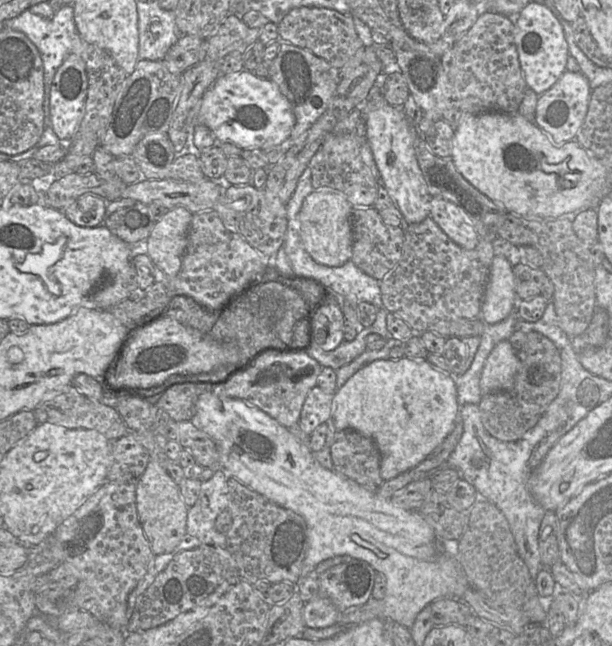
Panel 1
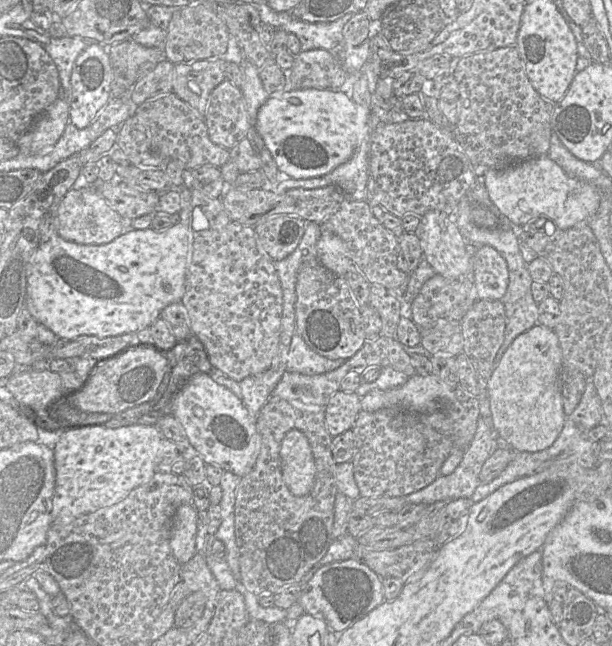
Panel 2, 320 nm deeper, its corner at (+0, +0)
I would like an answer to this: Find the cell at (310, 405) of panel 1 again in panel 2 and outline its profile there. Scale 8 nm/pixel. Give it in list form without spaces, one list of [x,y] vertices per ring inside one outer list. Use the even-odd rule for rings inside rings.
[[[338,390],[325,406],[325,424],[334,437],[351,430],[361,410],[361,397],[353,392]]]

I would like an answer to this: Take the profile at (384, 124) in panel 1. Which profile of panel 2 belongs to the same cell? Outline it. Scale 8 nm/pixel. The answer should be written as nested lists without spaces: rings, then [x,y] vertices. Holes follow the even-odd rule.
[[[429,210],[421,216],[421,223],[415,233],[419,237],[424,258],[437,274],[449,279],[471,275],[472,247],[452,216],[439,210]]]

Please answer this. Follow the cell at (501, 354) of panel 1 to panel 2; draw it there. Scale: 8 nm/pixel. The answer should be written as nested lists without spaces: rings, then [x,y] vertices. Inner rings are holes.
[[[536,324],[515,338],[505,351],[499,365],[494,368],[486,387],[493,427],[498,437],[504,439],[514,452],[538,452],[550,447],[566,422],[559,384],[562,353],[553,329]]]

